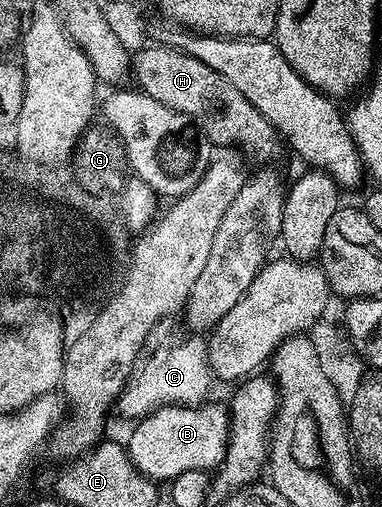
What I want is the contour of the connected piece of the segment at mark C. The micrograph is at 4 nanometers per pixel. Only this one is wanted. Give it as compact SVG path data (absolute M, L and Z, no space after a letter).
M189 336L193 337L179 342L178 345L157 349L138 364L117 399L116 412L121 412L125 417L140 419L163 405L199 405L208 398L205 396L208 395L209 388L215 385L211 372L211 357L207 352L206 342L197 338L200 336Z

